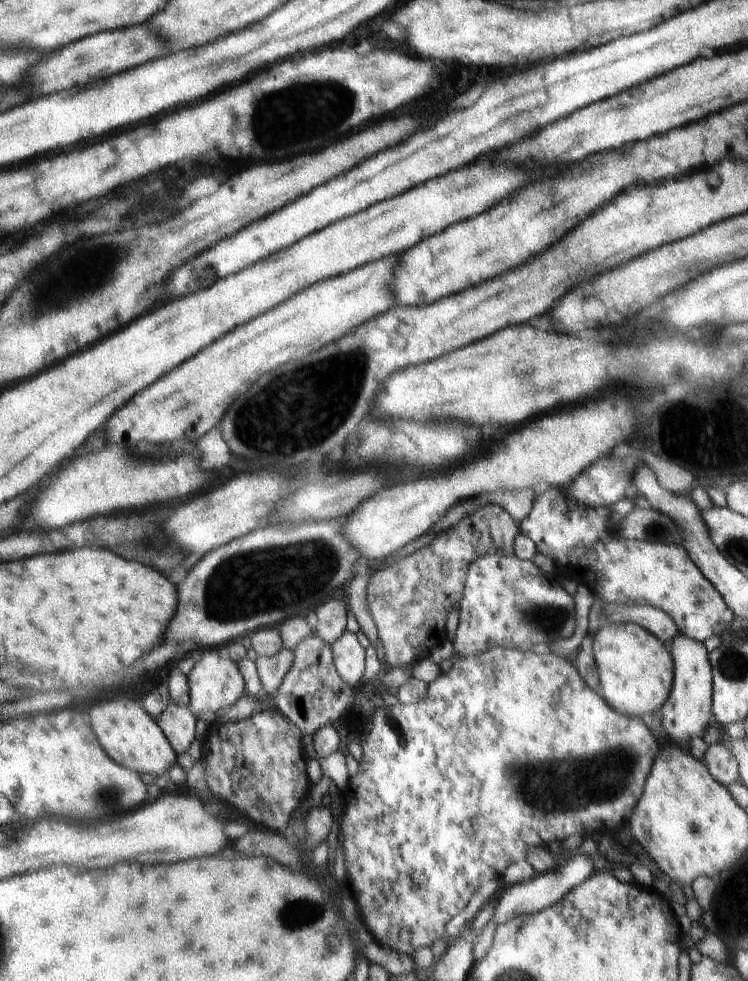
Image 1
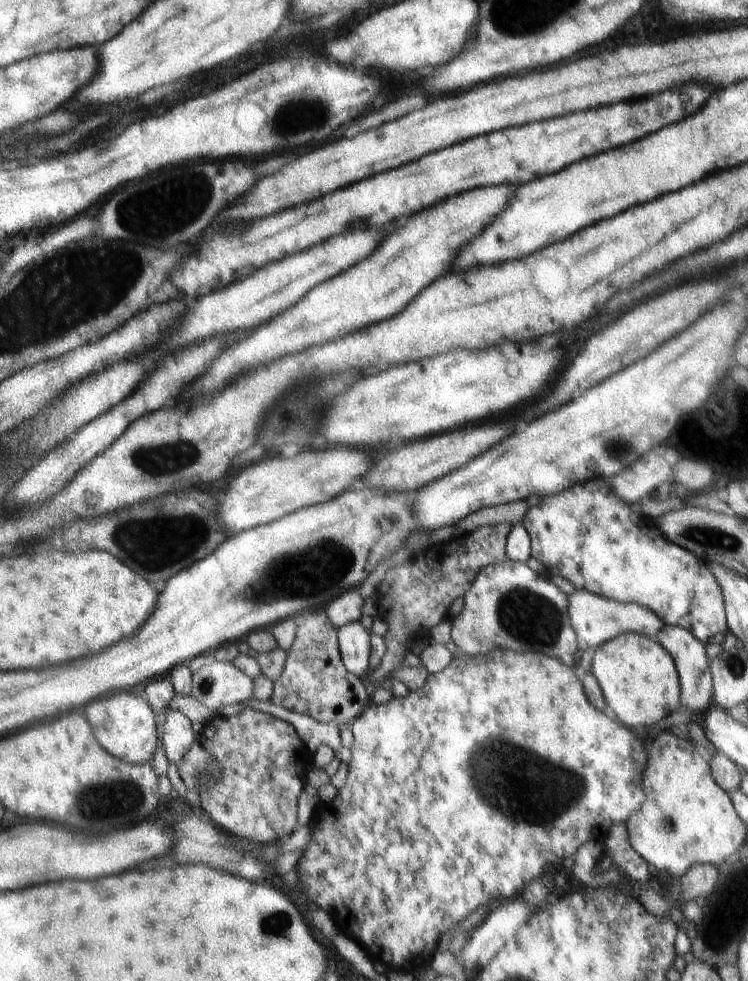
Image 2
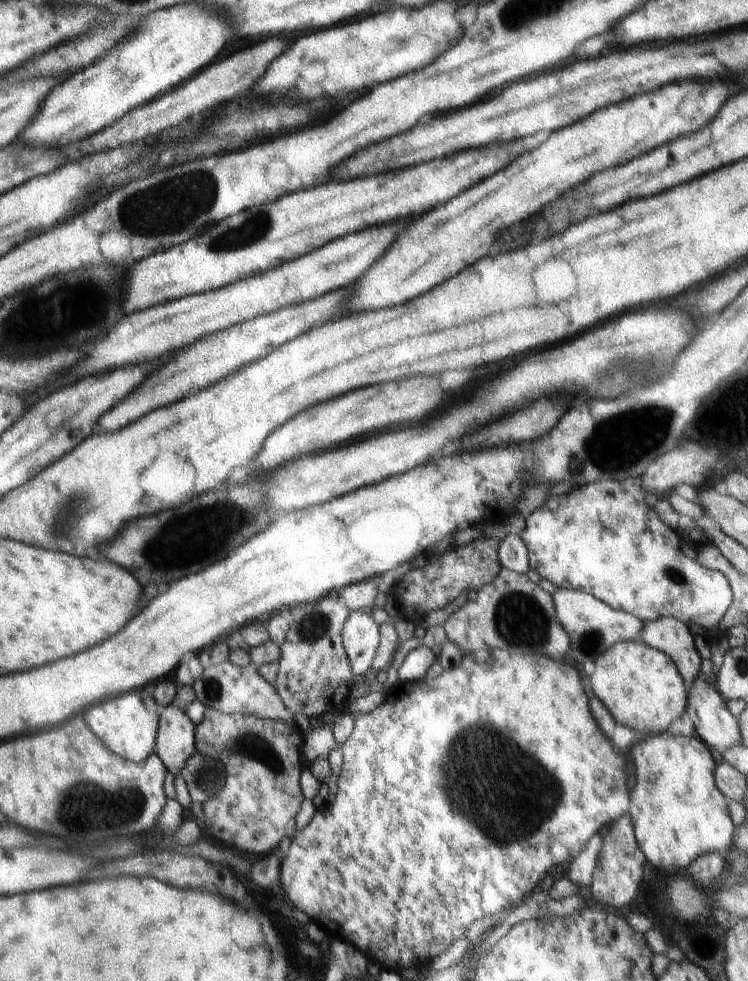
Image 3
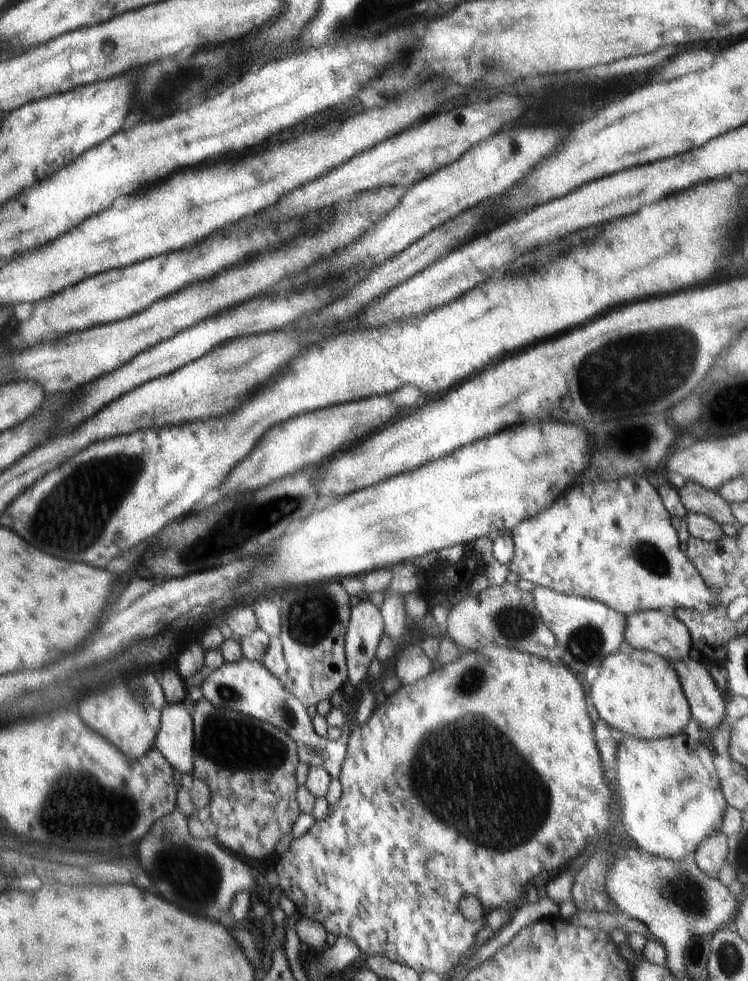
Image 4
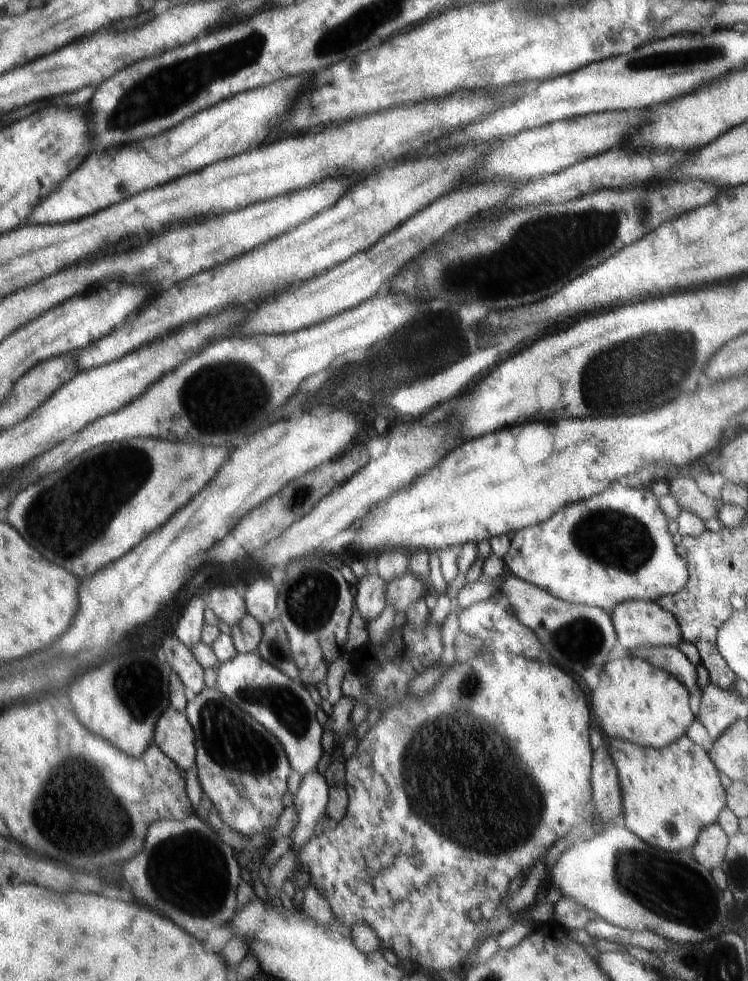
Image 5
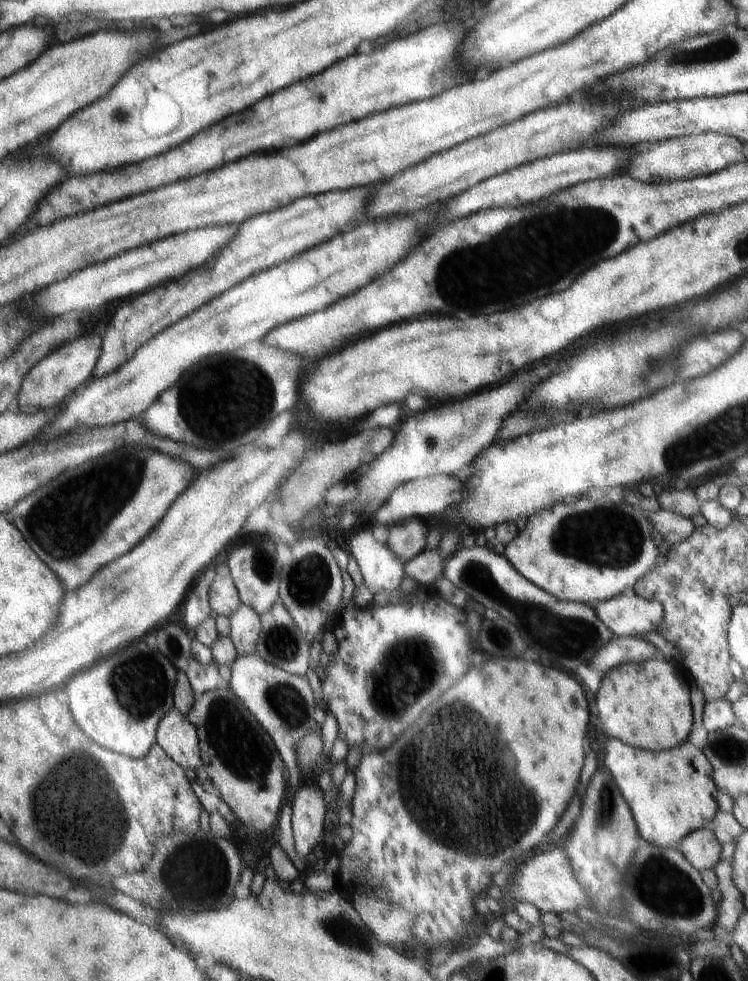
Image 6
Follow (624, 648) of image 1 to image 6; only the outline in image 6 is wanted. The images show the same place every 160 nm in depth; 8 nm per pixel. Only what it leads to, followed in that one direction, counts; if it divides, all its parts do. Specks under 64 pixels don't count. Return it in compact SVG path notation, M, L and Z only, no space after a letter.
M662 656L648 662L620 664L612 668L604 674L596 694L598 716L604 722L606 734L646 751L666 751L682 744L694 724L690 682L683 670L676 670Z

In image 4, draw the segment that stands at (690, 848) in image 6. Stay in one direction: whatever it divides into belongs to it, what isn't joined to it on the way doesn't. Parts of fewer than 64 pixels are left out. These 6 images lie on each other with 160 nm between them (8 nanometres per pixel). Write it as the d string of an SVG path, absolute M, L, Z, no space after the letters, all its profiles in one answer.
M720 830L704 839L693 852L697 867L708 876L716 877L720 868L727 864L729 844L727 836Z

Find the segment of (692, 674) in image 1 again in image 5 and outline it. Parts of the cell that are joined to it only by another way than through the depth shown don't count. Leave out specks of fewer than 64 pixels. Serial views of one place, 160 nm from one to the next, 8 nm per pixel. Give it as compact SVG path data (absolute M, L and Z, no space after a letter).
M631 600L618 603L610 614L618 642L629 652L644 646L673 646L678 647L682 642L681 630L674 615L664 610L658 602Z

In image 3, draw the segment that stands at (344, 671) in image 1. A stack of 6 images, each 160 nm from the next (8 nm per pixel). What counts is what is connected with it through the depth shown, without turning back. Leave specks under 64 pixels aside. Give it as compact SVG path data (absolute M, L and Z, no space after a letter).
M352 611L351 618L343 627L343 647L351 659L353 671L358 676L362 677L370 668L372 658L376 656L381 635L378 630L380 628L377 623L372 622L372 616L362 614L362 611Z

